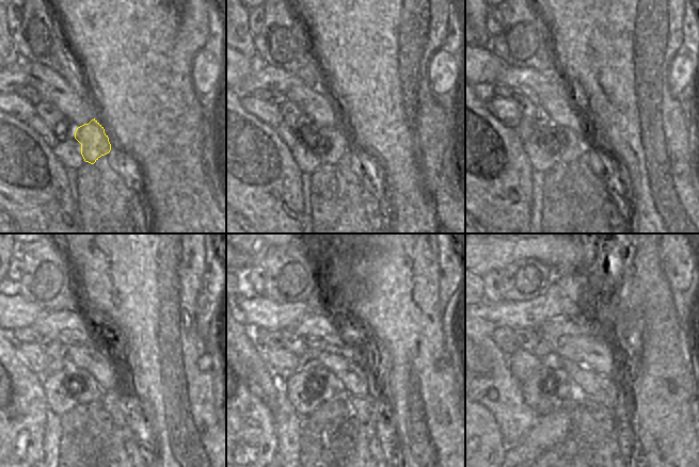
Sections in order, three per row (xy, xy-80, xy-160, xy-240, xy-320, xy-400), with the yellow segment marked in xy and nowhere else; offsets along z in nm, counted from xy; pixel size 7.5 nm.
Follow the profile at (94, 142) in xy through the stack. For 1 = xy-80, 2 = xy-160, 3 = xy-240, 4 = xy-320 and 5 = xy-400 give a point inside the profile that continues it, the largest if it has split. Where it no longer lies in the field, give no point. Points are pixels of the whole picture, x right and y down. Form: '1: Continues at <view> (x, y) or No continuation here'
1: Continues at xy-80 (333, 141)
2: Continues at xy-160 (571, 146)
3: Continues at xy-240 (89, 390)
4: Continues at xy-320 (326, 387)
5: Continues at xy-400 (558, 384)

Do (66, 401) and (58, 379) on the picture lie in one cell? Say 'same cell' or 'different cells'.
same cell

